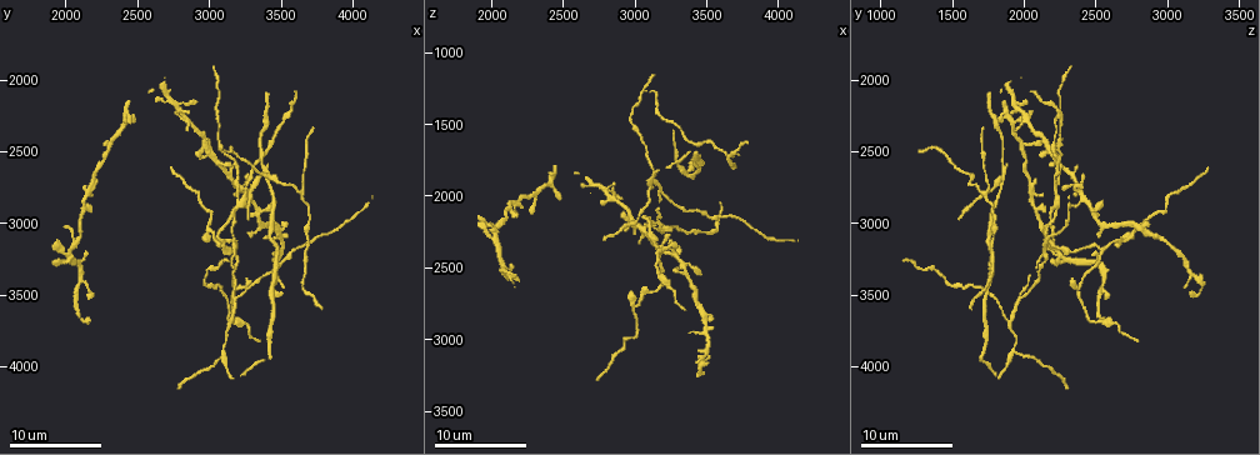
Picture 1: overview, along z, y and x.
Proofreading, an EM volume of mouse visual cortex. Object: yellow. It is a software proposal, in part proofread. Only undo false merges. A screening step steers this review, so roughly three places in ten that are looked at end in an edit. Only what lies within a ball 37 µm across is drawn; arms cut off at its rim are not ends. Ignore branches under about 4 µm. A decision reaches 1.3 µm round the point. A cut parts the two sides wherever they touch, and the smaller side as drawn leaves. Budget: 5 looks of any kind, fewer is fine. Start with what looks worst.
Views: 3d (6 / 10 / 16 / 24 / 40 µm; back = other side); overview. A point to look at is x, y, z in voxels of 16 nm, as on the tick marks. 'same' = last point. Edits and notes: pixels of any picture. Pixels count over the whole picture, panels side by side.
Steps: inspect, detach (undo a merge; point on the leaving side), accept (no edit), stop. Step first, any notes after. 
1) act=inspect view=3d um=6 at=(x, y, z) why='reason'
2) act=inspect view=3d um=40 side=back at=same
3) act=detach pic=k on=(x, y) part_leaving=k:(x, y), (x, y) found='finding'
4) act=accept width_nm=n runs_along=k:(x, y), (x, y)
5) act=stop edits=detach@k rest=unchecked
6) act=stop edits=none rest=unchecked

act=inspect view=3d um=10 at=(3380, 2640, 1880) why='looks like a crossing'

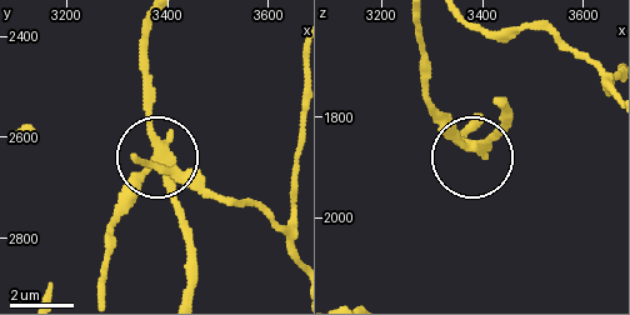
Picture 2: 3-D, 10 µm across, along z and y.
act=detach pic=2 on=(135, 194) arms=4 part_leaving=2:(158, 161), (114, 215), (103, 288) found='two neurons meet here'

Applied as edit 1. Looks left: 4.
act=inspect view=3d um=10 at=(3160, 3720, 1880) why='three-way junction'

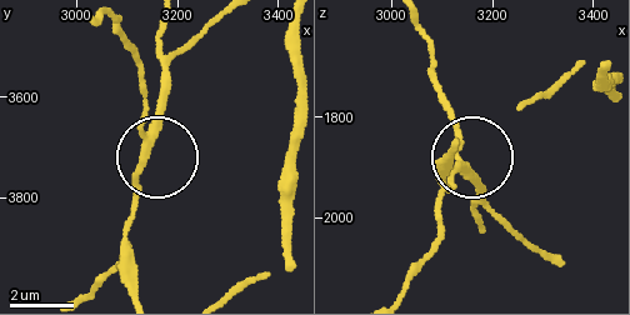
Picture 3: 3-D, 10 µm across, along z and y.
act=accept runs_along=3:(478, 226), (478, 180), (456, 126) found='all the same neuron'

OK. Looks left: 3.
act=inspect view=3d um=6 at=(3080, 2460, 2200) why='three-way junction'

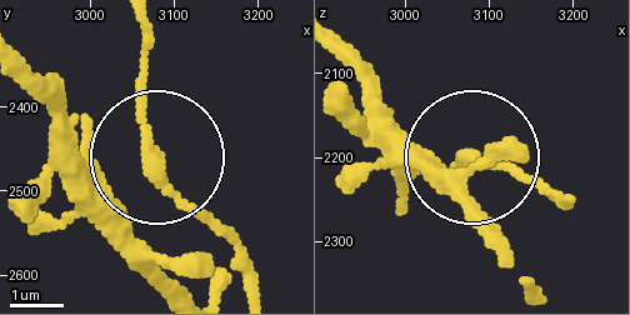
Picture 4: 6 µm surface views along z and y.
act=accept arms=3 found='all the same neuron'

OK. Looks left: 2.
act=stop edits=detach@2 rest=unchecked

